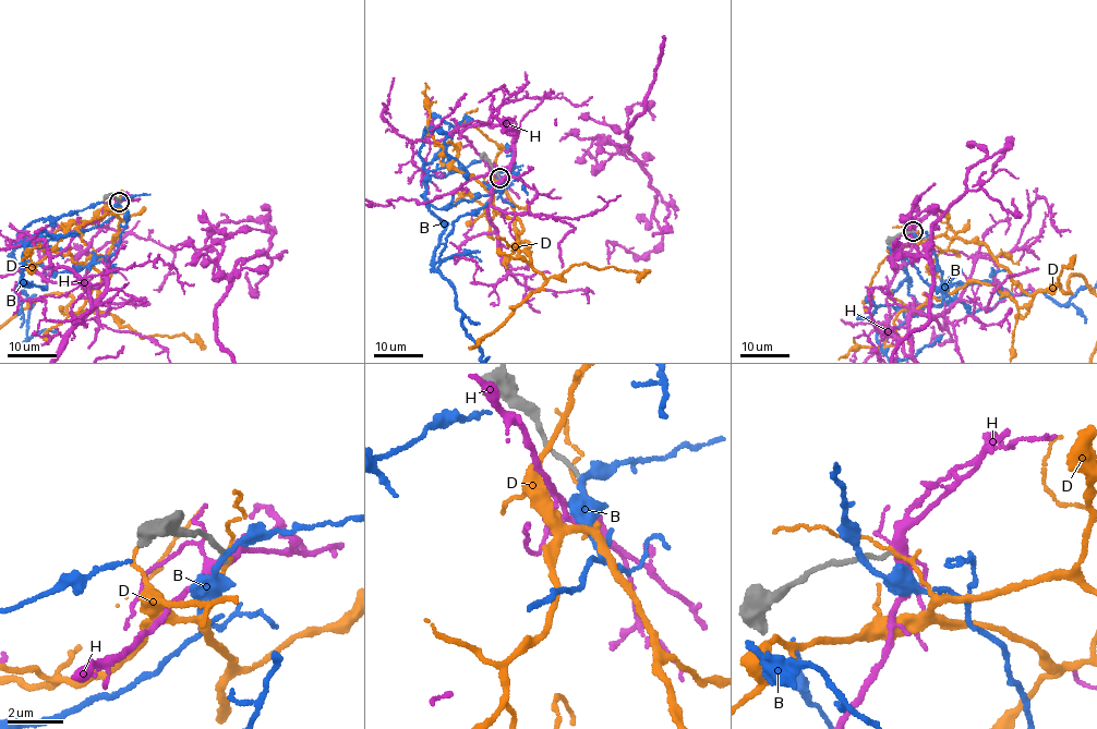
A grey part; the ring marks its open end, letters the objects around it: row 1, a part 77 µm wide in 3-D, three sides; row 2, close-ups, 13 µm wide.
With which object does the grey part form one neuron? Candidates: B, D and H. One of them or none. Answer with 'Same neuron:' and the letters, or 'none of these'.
Same neuron: none of these

